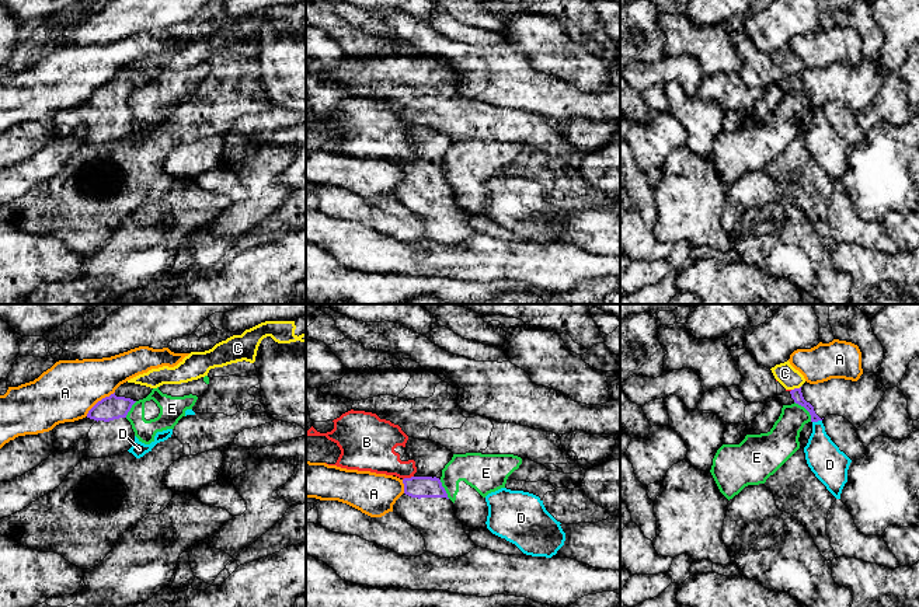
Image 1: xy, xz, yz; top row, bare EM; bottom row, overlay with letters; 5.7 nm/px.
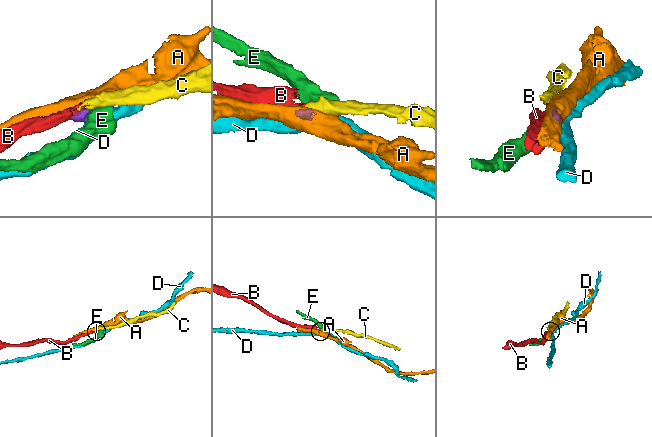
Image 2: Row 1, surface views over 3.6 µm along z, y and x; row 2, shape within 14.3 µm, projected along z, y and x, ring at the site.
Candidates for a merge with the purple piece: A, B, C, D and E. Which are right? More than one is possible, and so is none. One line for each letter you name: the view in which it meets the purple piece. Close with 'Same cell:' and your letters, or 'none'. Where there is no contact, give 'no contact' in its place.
Same cell: none

